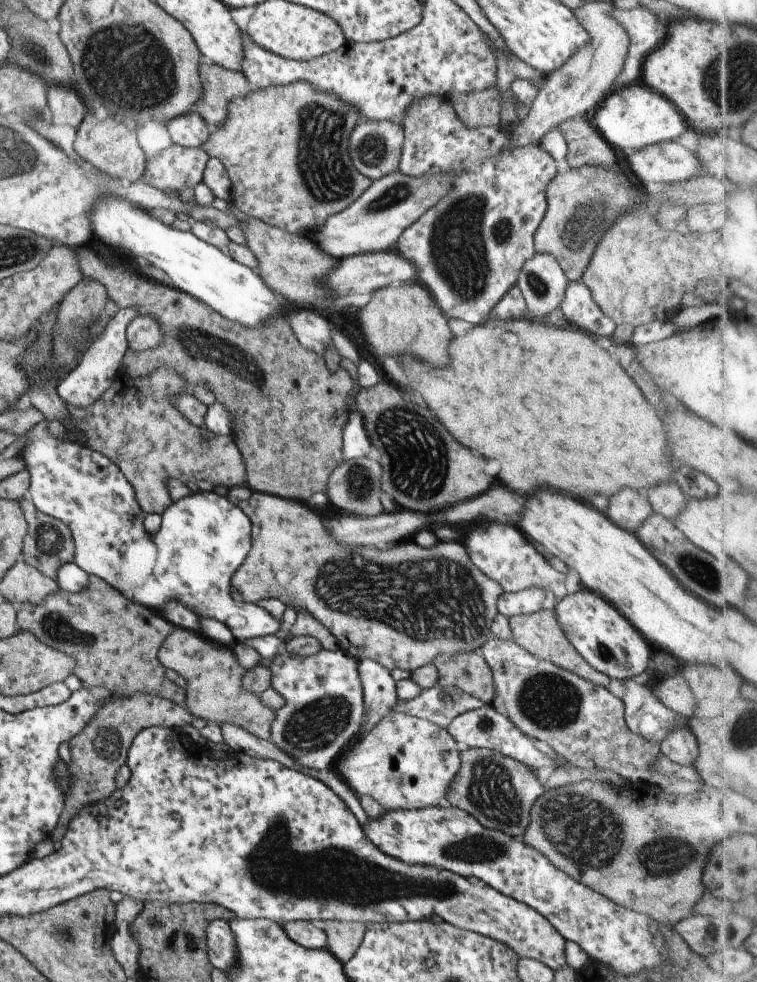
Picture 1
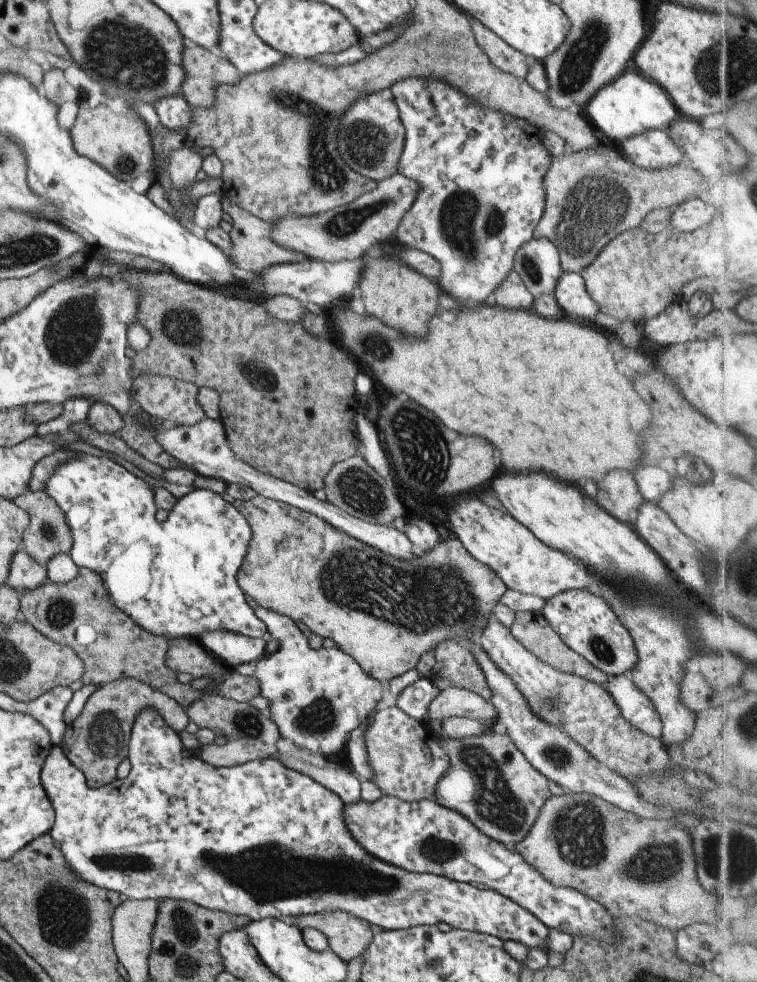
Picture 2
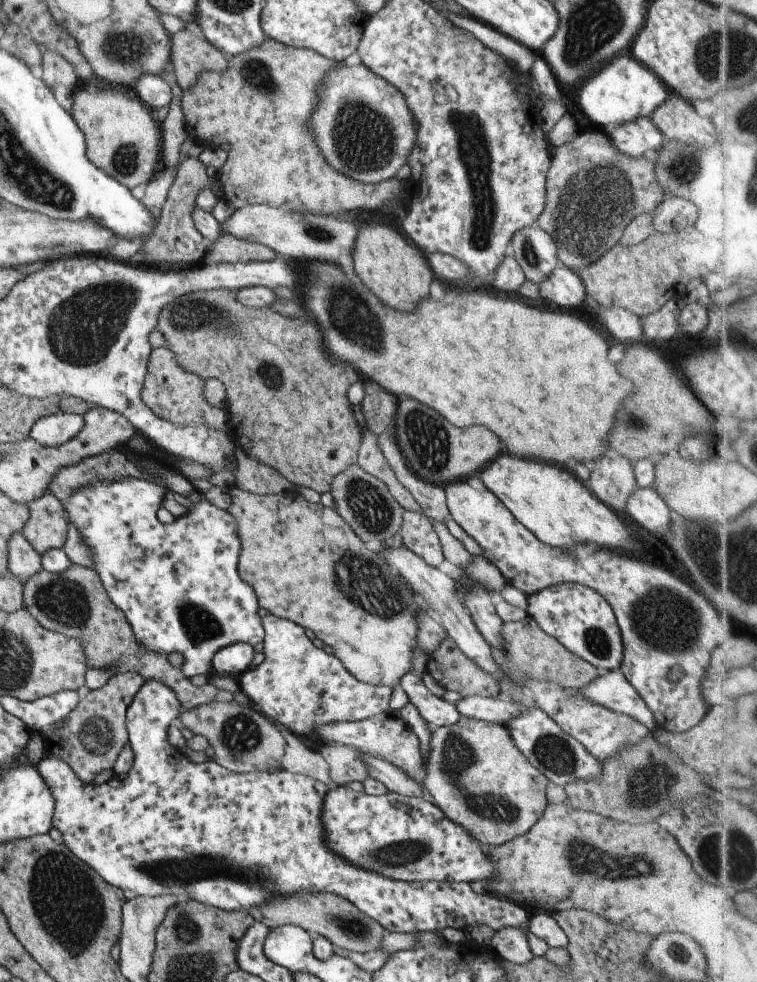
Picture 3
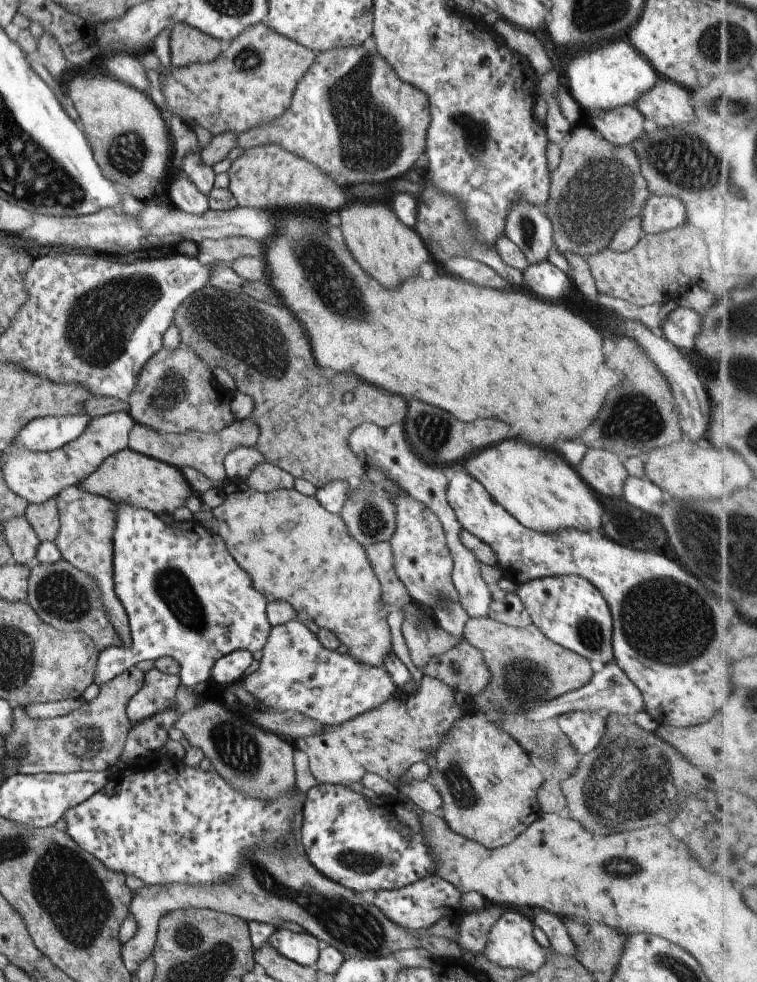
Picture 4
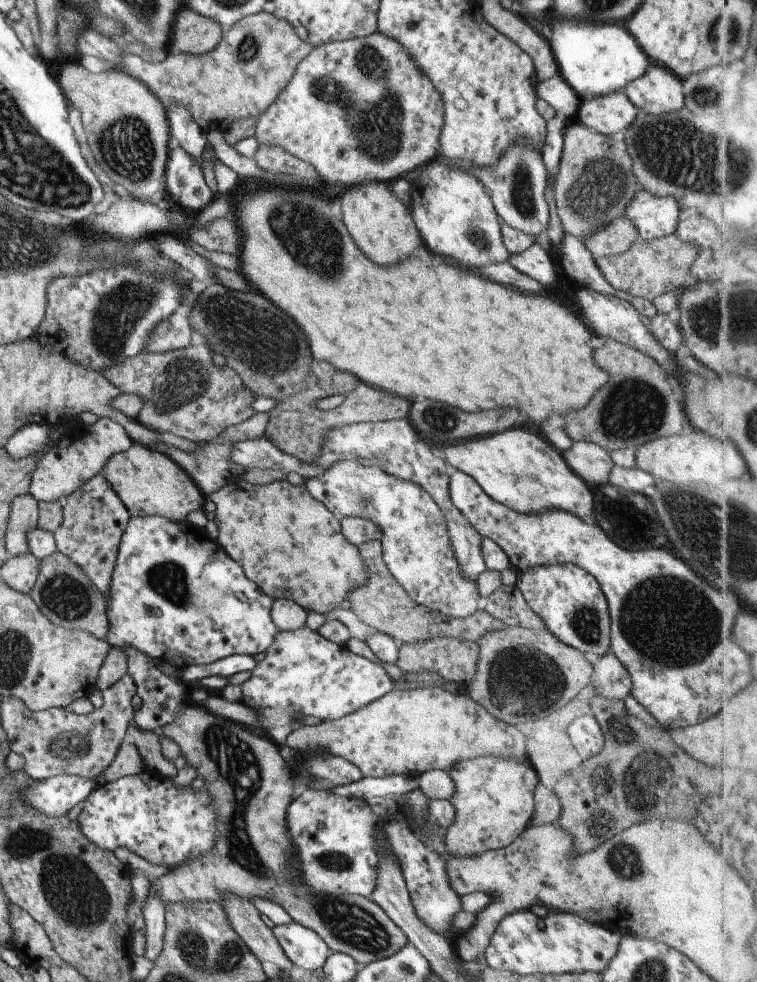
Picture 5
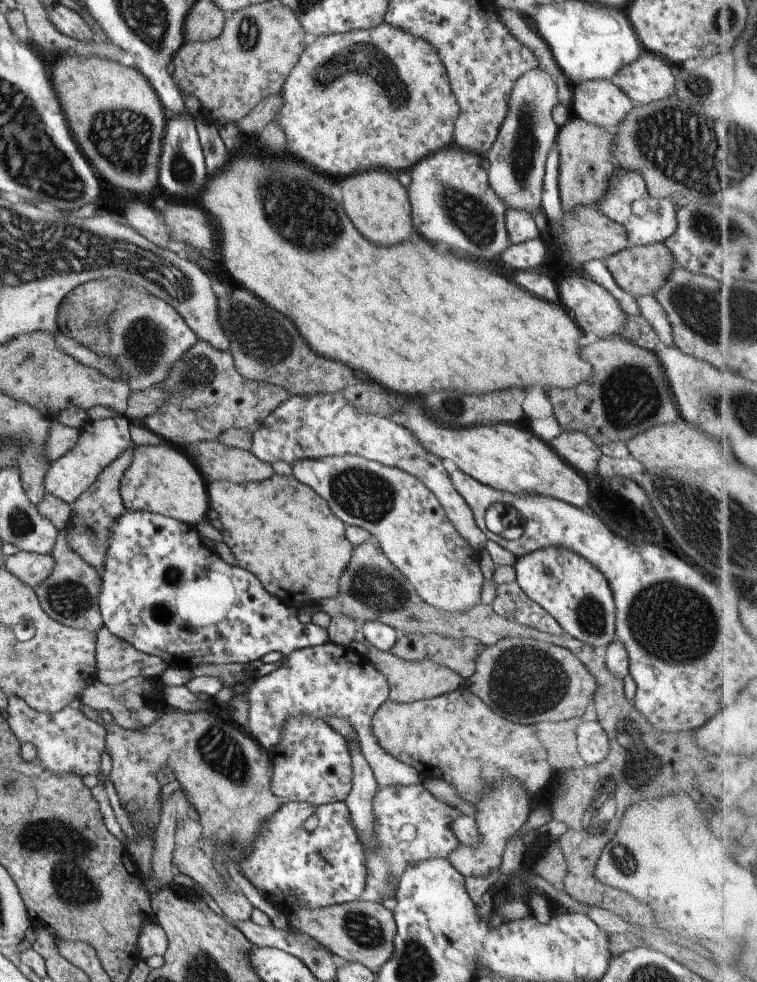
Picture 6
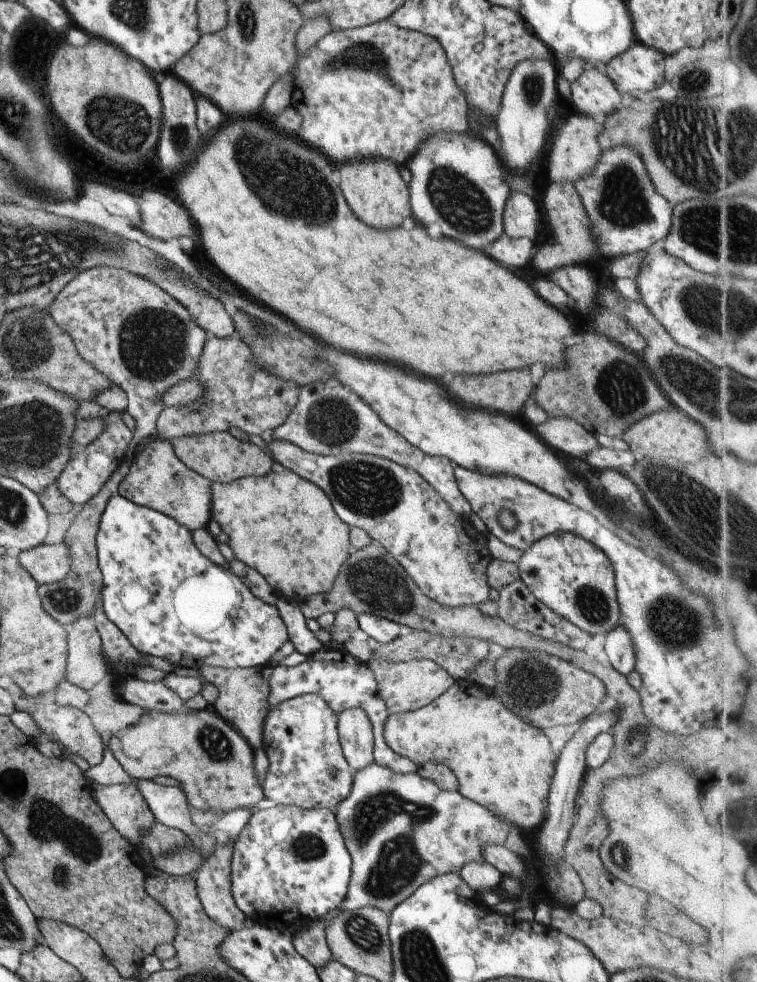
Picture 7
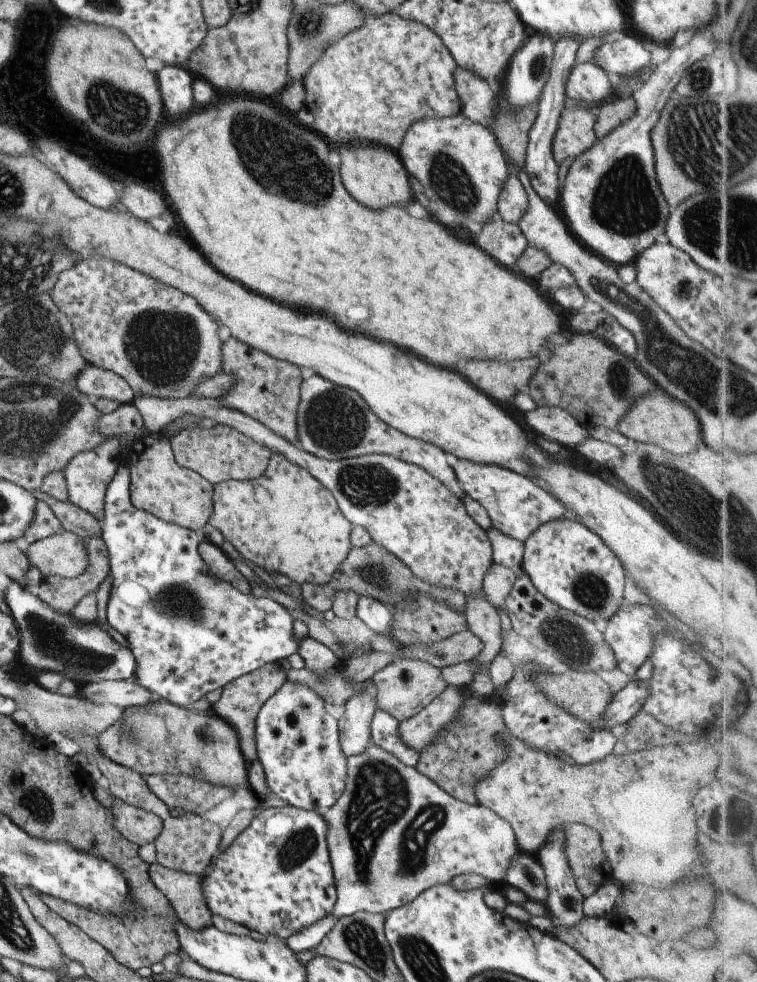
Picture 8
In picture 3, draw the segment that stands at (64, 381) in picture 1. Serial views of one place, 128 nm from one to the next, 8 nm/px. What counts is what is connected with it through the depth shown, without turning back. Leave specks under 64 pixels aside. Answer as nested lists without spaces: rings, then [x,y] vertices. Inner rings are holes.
[[[74,414],[49,415],[38,423],[33,422],[28,437],[45,448],[61,446],[79,434],[84,422],[82,416]]]

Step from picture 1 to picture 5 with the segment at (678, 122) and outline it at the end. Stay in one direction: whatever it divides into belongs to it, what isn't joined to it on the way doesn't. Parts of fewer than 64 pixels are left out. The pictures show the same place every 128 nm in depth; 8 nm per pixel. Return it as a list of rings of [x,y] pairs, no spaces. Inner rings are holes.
[[[551,15],[547,21],[551,36],[546,38],[562,79],[581,99],[613,94],[639,78],[651,63],[635,39],[617,22],[587,22],[579,18]]]

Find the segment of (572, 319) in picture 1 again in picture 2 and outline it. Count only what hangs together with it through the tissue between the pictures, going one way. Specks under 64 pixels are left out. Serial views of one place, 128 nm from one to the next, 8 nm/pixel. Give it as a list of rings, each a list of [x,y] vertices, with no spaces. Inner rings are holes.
[[[563,272],[557,280],[557,286],[552,295],[563,312],[569,319],[579,320],[582,323],[592,321],[597,312],[597,304],[587,294],[583,279],[579,273]]]

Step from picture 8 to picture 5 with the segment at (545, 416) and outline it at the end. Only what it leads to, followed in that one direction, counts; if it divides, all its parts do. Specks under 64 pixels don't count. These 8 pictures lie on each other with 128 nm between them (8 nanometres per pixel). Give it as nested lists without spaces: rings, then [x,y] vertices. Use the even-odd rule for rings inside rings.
[[[575,440],[569,450],[560,453],[574,473],[587,484],[608,483],[609,472],[614,464],[609,453],[598,444]]]

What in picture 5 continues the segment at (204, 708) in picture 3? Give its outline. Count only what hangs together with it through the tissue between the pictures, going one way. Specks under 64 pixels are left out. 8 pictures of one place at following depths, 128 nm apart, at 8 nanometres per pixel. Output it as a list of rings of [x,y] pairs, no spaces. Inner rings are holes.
[[[187,703],[173,722],[163,724],[157,732],[158,736],[173,740],[179,748],[179,754],[185,759],[185,764],[193,766],[195,776],[202,778],[203,788],[211,796],[211,804],[215,810],[217,838],[213,840],[211,852],[191,862],[183,862],[169,874],[163,874],[151,882],[149,894],[159,896],[164,905],[187,900],[194,904],[211,900],[219,905],[225,894],[235,894],[247,901],[253,898],[271,900],[279,904],[293,922],[320,936],[332,952],[346,954],[360,965],[387,958],[401,950],[407,942],[406,936],[377,903],[361,895],[313,896],[303,884],[295,882],[295,876],[289,872],[289,866],[297,864],[297,856],[293,856],[296,850],[291,844],[285,826],[285,810],[292,801],[294,775],[289,772],[288,765],[279,755],[279,745],[274,739],[259,738],[257,734],[244,730],[239,723],[216,717],[198,704]]]

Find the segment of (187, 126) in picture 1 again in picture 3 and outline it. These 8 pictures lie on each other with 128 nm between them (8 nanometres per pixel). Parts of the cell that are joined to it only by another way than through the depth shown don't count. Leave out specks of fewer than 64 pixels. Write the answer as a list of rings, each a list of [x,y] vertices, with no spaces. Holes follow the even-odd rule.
[[[141,74],[132,88],[132,93],[149,110],[163,108],[171,102],[171,88],[155,74]]]

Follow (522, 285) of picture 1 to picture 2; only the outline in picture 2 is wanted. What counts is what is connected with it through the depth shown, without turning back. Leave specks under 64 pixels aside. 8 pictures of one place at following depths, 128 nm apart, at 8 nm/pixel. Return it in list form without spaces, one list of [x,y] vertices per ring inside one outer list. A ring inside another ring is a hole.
[[[531,238],[513,256],[513,269],[532,296],[552,294],[561,270],[557,249],[547,238]]]

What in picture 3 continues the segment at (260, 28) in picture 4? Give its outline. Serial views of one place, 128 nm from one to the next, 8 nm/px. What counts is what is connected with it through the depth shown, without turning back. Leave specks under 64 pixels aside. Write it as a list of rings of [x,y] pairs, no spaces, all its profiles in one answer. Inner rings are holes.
[[[265,38],[257,48],[249,48],[249,50],[243,50],[241,54],[237,56],[228,56],[227,57],[227,68],[223,72],[212,72],[205,70],[197,76],[195,84],[187,90],[181,90],[181,97],[179,102],[179,107],[183,113],[184,119],[188,122],[189,126],[192,126],[194,130],[203,137],[203,141],[206,142],[210,147],[214,146],[224,146],[227,152],[227,158],[217,170],[217,176],[215,180],[221,184],[221,190],[223,198],[225,201],[228,201],[234,209],[241,207],[242,205],[267,205],[273,206],[273,208],[279,208],[279,210],[291,210],[291,212],[311,212],[311,214],[317,215],[330,215],[330,214],[339,214],[339,212],[351,212],[352,210],[362,210],[363,212],[370,213],[373,211],[379,211],[381,206],[385,202],[389,202],[391,198],[401,198],[403,194],[403,180],[397,176],[393,176],[383,182],[378,183],[362,183],[356,180],[351,180],[339,172],[335,172],[327,162],[325,158],[321,156],[313,136],[311,136],[311,131],[307,128],[307,120],[313,112],[313,106],[317,102],[317,90],[319,90],[319,82],[323,82],[325,74],[329,70],[335,68],[335,61],[321,56],[319,53],[314,50],[307,48],[291,48],[277,42],[277,40],[271,40],[271,38]]]

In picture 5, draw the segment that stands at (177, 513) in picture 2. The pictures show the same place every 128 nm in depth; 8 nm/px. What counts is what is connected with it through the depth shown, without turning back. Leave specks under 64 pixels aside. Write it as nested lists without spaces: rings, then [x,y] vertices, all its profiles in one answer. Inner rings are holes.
[[[160,516],[128,517],[109,580],[109,600],[104,604],[109,624],[104,640],[117,647],[135,648],[177,669],[206,665],[231,655],[255,656],[265,652],[273,636],[281,632],[271,622],[271,604],[272,598],[243,574],[241,566],[210,540],[205,530],[186,520],[176,523]]]

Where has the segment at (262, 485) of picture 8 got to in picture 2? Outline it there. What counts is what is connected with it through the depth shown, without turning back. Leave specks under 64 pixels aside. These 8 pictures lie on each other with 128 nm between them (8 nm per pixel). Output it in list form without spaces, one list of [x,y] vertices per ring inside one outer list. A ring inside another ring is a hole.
[[[255,495],[247,501],[235,499],[231,506],[245,518],[251,530],[251,542],[236,574],[239,588],[259,606],[283,614],[293,622],[300,621],[322,639],[333,640],[337,650],[347,654],[363,670],[363,674],[377,682],[389,682],[415,669],[419,656],[425,650],[433,650],[441,641],[460,638],[463,642],[473,642],[474,637],[485,628],[489,616],[492,616],[492,606],[506,589],[501,578],[477,562],[457,538],[451,537],[447,542],[437,543],[433,550],[418,553],[417,558],[399,560],[355,540],[319,516],[271,498]]]

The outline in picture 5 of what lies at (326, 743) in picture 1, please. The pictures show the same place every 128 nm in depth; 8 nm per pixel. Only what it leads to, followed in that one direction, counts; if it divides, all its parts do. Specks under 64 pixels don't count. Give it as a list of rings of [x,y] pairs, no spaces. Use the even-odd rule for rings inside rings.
[[[306,626],[292,631],[277,632],[273,642],[264,652],[265,657],[257,661],[257,666],[251,671],[247,680],[240,684],[242,692],[241,704],[255,710],[257,716],[263,715],[268,720],[264,725],[278,745],[290,743],[293,729],[298,725],[292,721],[288,714],[313,716],[323,721],[332,721],[347,716],[358,709],[365,708],[370,702],[377,701],[394,688],[392,680],[379,664],[351,653],[345,646],[339,646],[316,631]]]

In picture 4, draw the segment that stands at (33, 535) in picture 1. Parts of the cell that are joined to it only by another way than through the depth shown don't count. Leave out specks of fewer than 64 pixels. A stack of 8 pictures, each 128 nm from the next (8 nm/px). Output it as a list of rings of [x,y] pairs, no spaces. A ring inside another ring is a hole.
[[[55,498],[41,504],[28,503],[25,509],[25,520],[33,528],[38,542],[52,542],[59,530]]]

